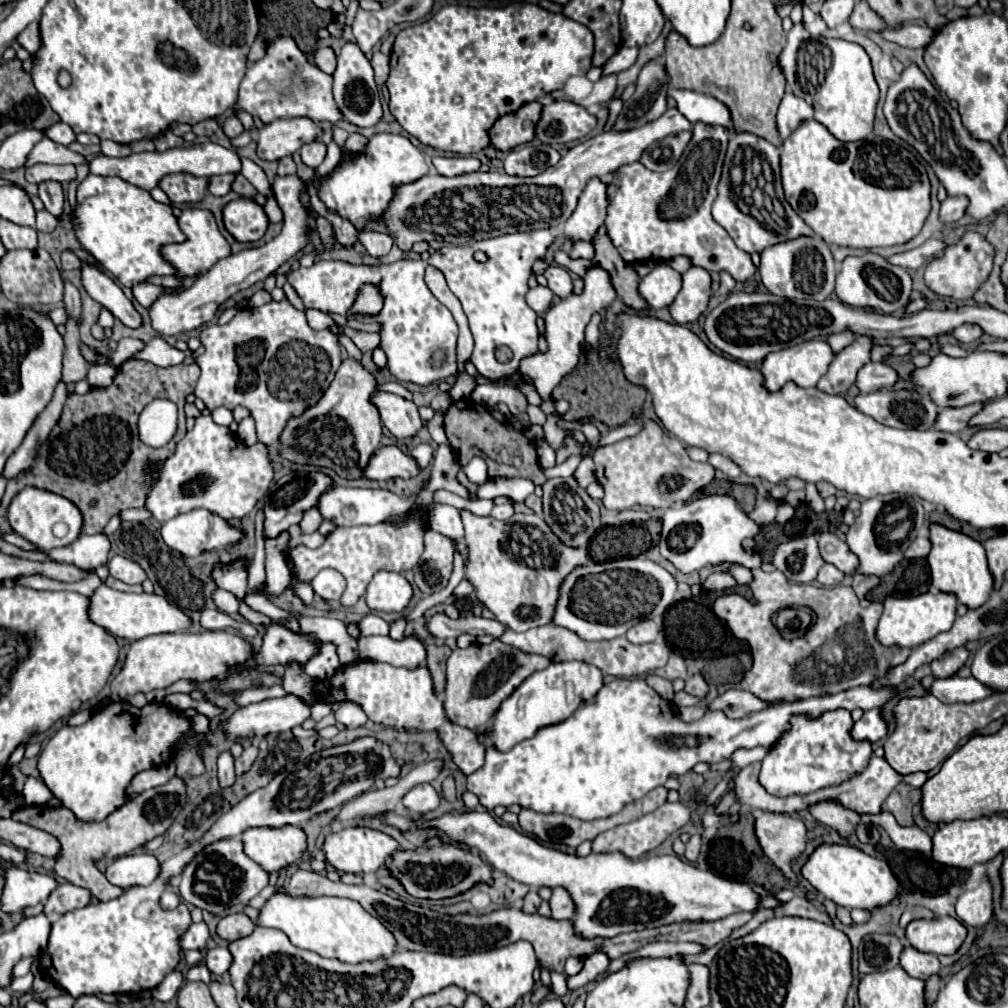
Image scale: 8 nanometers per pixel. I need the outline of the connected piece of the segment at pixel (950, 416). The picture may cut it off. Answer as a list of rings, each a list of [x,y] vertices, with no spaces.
[[[968,405],[968,407],[942,407],[934,421],[934,429],[946,433],[958,433],[968,425],[968,419],[980,411],[982,405]]]

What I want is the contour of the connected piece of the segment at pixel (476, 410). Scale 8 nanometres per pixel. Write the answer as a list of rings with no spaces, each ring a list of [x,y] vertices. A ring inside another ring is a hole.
[[[470,397],[451,404],[444,417],[444,431],[462,467],[470,461],[470,457],[480,455],[488,463],[490,477],[524,477],[534,485],[546,483],[546,475],[538,465],[536,445],[532,445],[532,441],[522,431],[494,419],[487,407],[474,402]]]

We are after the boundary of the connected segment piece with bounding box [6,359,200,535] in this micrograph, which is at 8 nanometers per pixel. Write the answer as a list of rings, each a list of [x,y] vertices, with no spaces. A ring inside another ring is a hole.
[[[128,359],[118,367],[112,385],[104,389],[92,387],[86,395],[70,393],[62,417],[52,429],[48,441],[38,449],[32,467],[10,481],[6,499],[26,485],[62,495],[80,509],[86,535],[100,533],[102,527],[122,509],[142,507],[144,491],[148,491],[148,479],[142,475],[144,463],[148,459],[160,461],[172,455],[178,439],[172,439],[160,449],[148,447],[138,437],[138,415],[156,397],[170,399],[184,409],[186,395],[194,391],[198,377],[200,367],[196,363],[156,367],[150,361]],[[92,499],[98,501],[94,509],[90,507]]]

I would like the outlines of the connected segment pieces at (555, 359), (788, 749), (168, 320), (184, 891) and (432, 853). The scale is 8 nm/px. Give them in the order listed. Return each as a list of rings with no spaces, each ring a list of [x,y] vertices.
[[[590,267],[584,281],[586,281],[586,285],[580,295],[570,295],[568,299],[562,299],[560,303],[556,303],[548,309],[548,313],[544,317],[548,353],[538,353],[532,359],[524,359],[524,363],[520,363],[520,373],[532,377],[542,401],[550,399],[552,389],[560,383],[560,379],[578,365],[580,351],[584,347],[584,329],[586,329],[592,313],[606,309],[616,299],[616,291],[610,285],[610,273],[606,269]]]
[[[828,711],[816,721],[808,721],[804,715],[792,719],[792,729],[776,741],[762,761],[758,775],[760,785],[776,797],[808,795],[860,773],[872,757],[872,745],[856,743],[850,737],[852,723],[850,711]]]
[[[276,175],[274,183],[272,183],[272,191],[278,199],[278,205],[280,205],[282,213],[284,213],[282,233],[276,239],[262,245],[262,247],[244,249],[240,253],[234,253],[230,257],[220,259],[208,273],[204,273],[192,287],[184,289],[182,293],[178,293],[178,295],[160,295],[150,307],[152,327],[158,333],[178,335],[178,333],[186,333],[186,331],[202,327],[206,321],[210,321],[214,317],[216,307],[220,307],[228,297],[232,297],[236,291],[248,289],[256,281],[266,279],[270,273],[274,273],[280,265],[284,265],[290,257],[294,257],[304,247],[306,237],[308,237],[308,227],[314,229],[316,223],[314,223],[314,219],[308,217],[308,211],[300,203],[300,193],[304,191],[302,181],[296,175],[286,175],[286,177]]]
[[[240,837],[224,839],[220,843],[208,845],[194,861],[190,861],[180,875],[180,895],[186,903],[210,911],[214,915],[226,915],[236,905],[248,903],[268,885],[268,873],[262,867],[256,867],[240,847]]]
[[[440,837],[426,839],[420,849],[398,849],[386,869],[416,899],[448,899],[472,889],[478,883],[494,885],[492,867],[478,851],[464,849],[456,843],[444,843]]]

